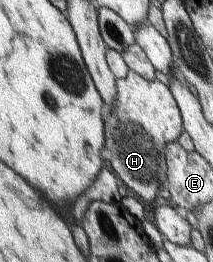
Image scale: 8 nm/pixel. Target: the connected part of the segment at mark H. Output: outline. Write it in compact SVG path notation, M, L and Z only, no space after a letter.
M130 70L124 78L116 81L117 103L113 108L106 108L104 117L104 136L106 139L107 151L103 151L102 159L117 179L137 193L137 197L143 199L143 203L151 203L159 195L159 189L167 183L166 159L164 149L166 143L177 142L179 136L184 132L182 115L177 102L171 93L170 87L160 80L146 80L142 75Z

